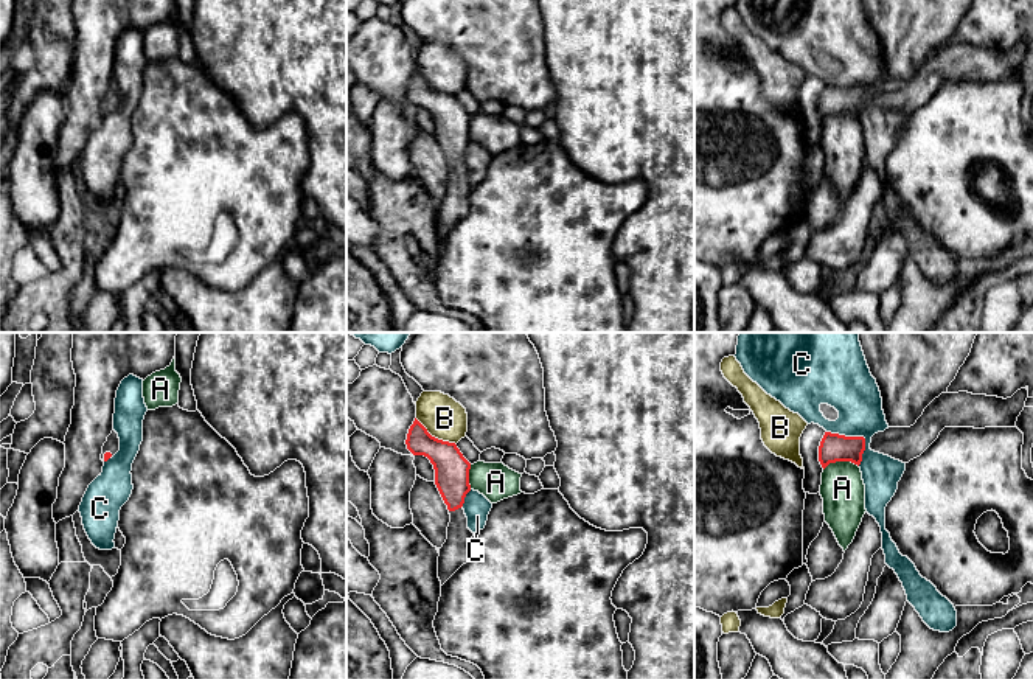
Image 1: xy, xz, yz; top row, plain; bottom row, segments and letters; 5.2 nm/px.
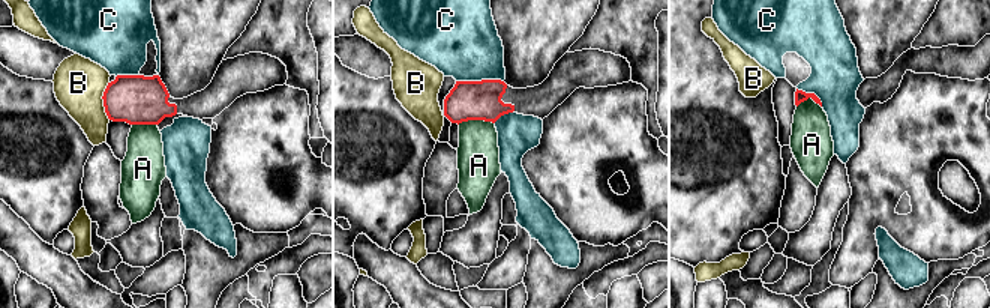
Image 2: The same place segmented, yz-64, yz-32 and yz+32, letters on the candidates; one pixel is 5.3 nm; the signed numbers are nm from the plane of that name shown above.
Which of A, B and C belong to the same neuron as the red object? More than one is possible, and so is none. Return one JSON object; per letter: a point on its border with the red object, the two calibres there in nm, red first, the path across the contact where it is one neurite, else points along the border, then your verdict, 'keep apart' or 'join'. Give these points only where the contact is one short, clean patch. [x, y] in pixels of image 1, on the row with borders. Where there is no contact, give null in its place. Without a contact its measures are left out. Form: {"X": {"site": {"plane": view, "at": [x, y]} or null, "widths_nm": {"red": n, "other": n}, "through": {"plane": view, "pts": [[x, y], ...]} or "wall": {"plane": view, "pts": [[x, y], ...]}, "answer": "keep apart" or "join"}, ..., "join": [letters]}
{"A": {"site": {"plane": "yz", "at": [841, 460]}, "widths_nm": {"red": 150, "other": 220}, "wall": {"plane": "yz", "pts": [[858, 465], [834, 462], [824, 470]]}, "answer": "keep apart"}, "B": {"site": {"plane": "xz", "at": [434, 437]}, "widths_nm": {"red": 180, "other": 220}, "wall": {"plane": "xz", "pts": [[415, 418], [432, 435], [455, 445]]}, "answer": "keep apart"}, "C": {"site": {"plane": "yz", "at": [858, 437]}, "widths_nm": {"red": 150, "other": 260}, "answer": "keep apart"}, "join": []}

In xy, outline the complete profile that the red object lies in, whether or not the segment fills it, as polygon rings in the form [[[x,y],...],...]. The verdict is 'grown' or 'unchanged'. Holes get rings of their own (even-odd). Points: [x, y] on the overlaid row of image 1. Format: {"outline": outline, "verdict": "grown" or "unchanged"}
{"outline": [[[112,430],[112,434],[107,437],[107,441],[103,446],[103,454],[101,454],[101,460],[107,461],[109,458],[112,458],[117,452],[120,451],[120,438],[118,434],[115,430]]], "verdict": "grown"}

